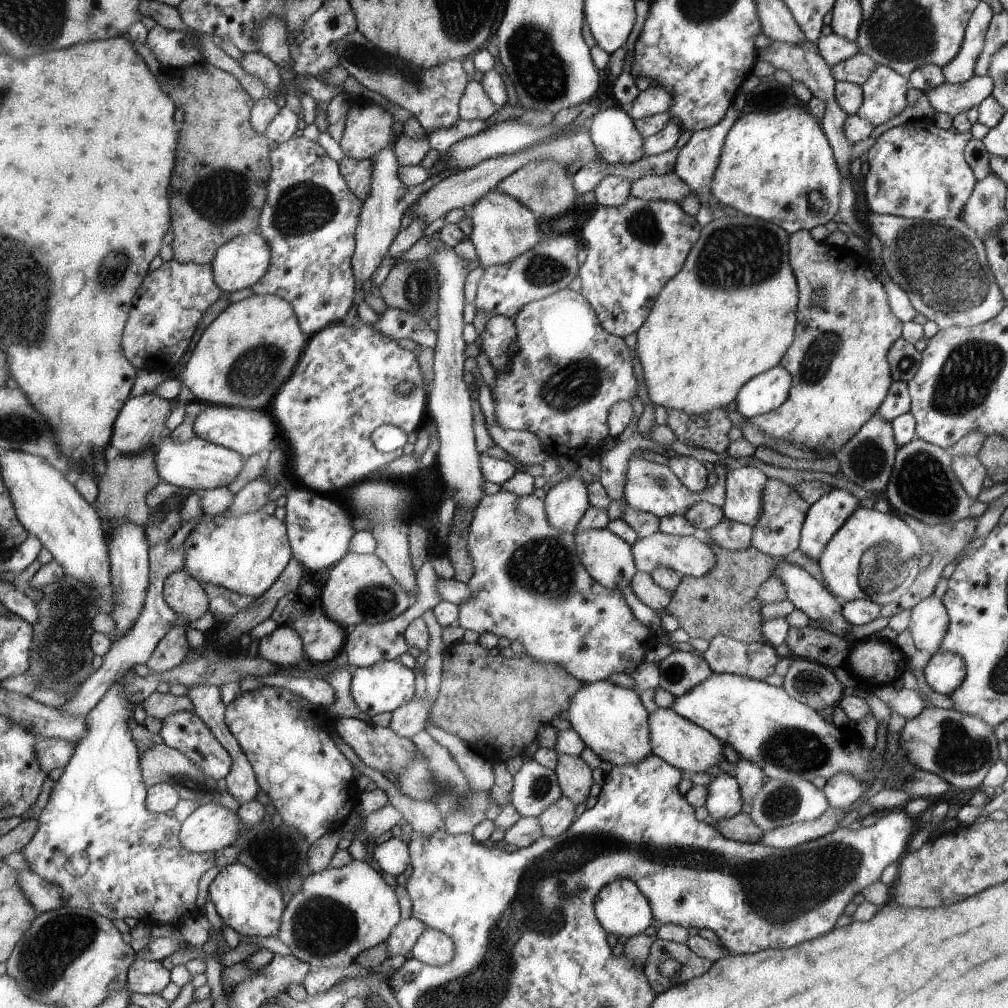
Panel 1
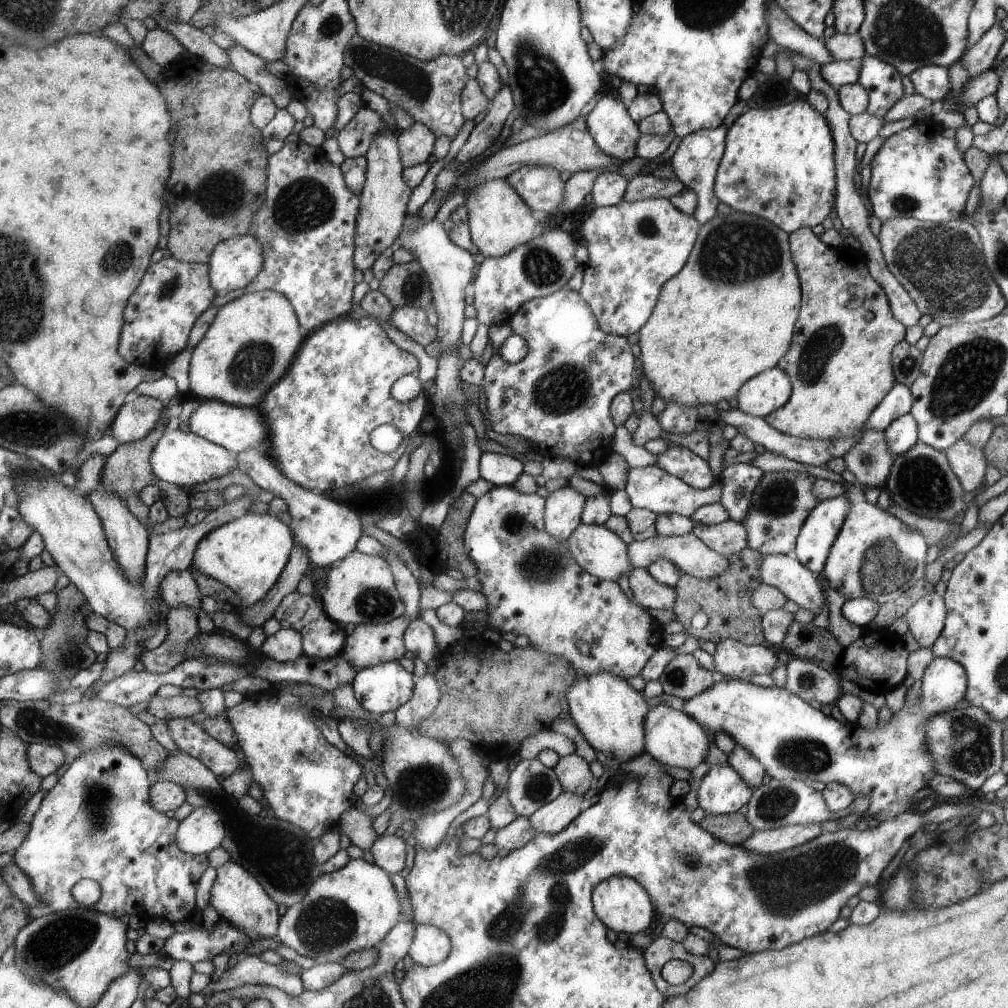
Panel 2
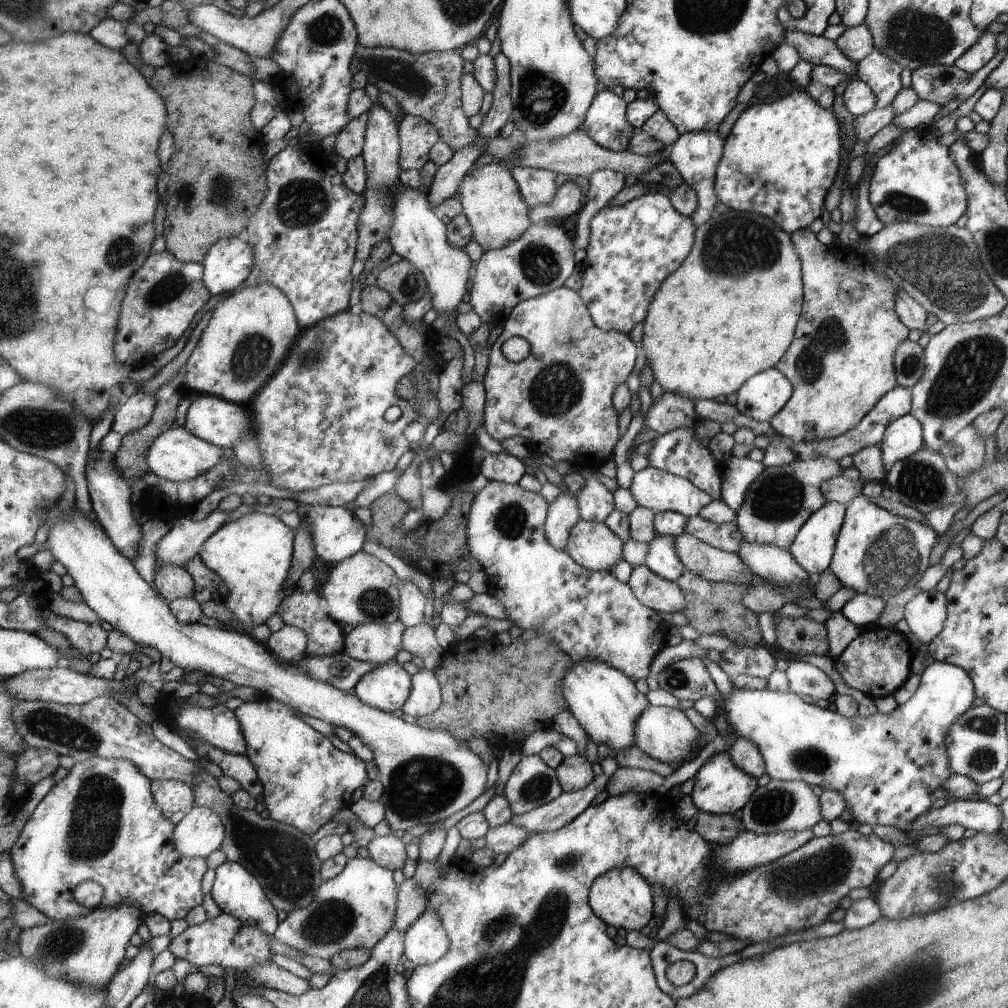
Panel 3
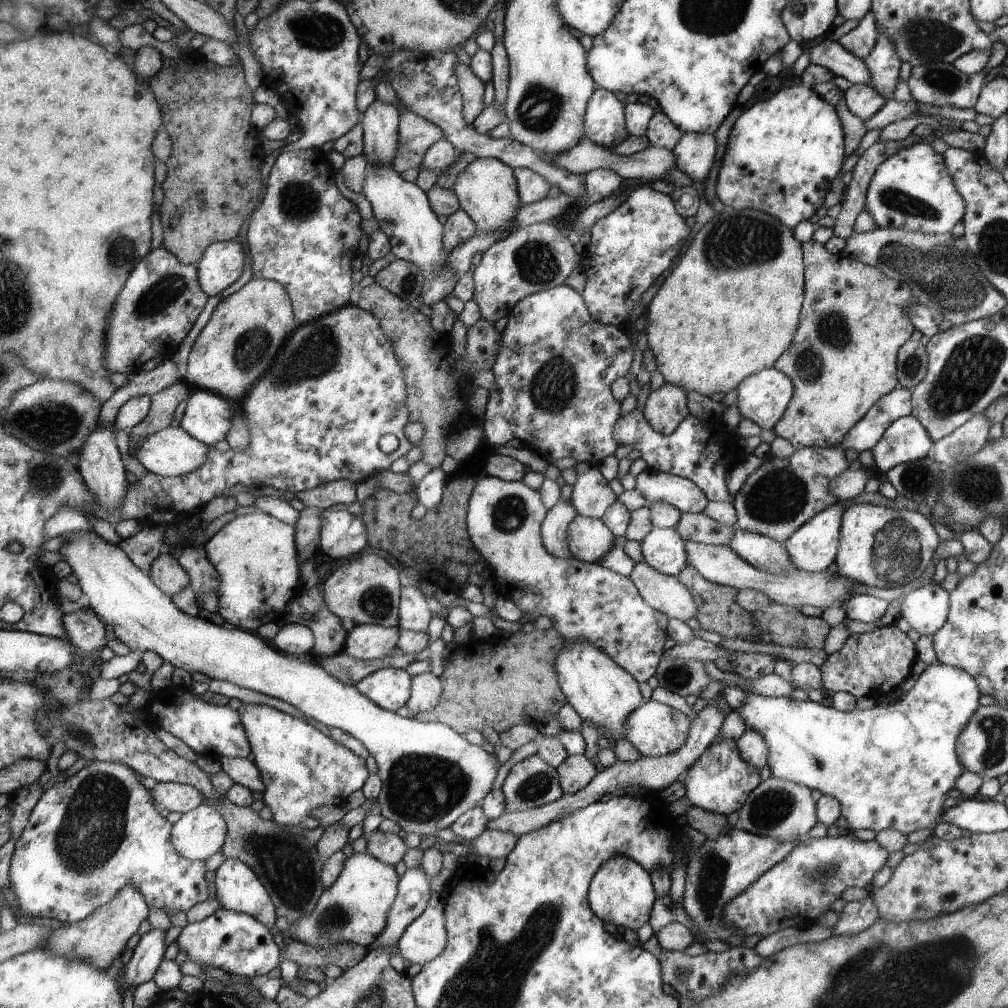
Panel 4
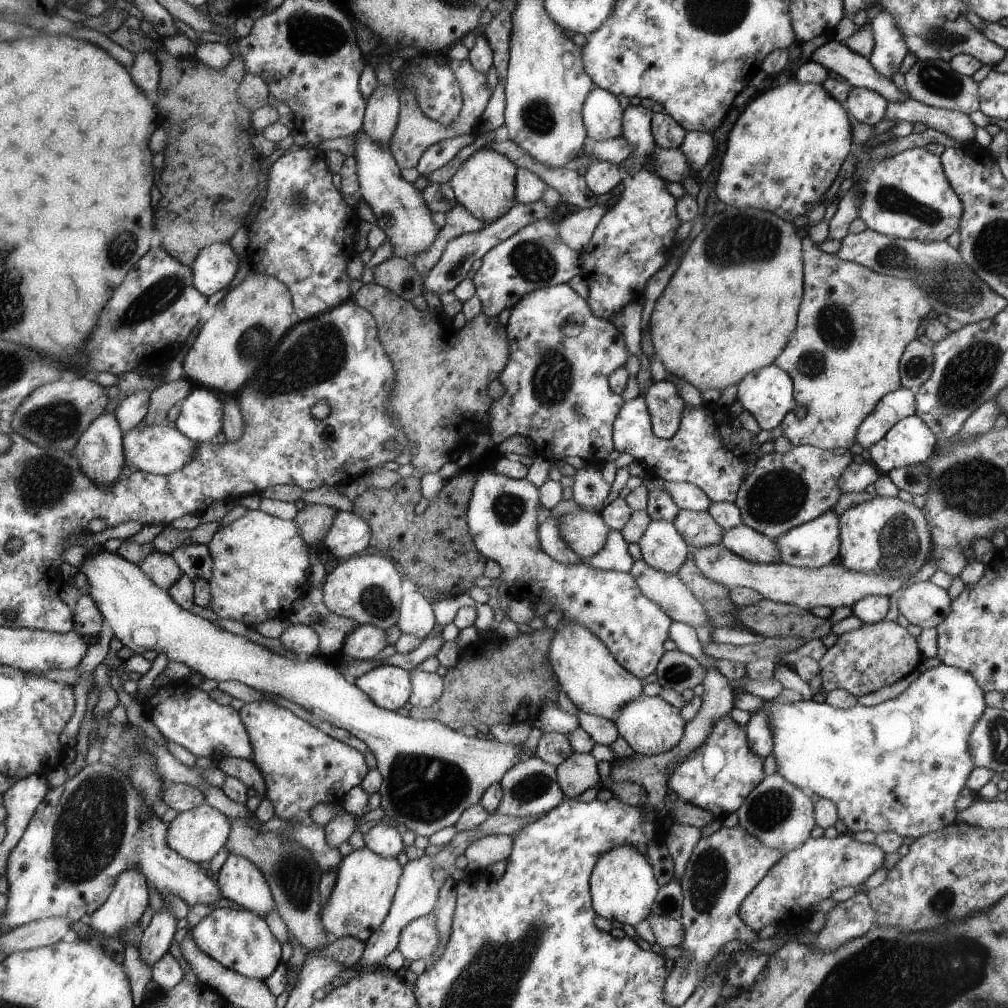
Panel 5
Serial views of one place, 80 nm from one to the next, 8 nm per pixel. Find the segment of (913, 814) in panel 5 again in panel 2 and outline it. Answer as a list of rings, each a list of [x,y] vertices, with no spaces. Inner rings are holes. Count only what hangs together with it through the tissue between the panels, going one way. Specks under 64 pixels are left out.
[[[933,657],[924,668],[920,681],[922,685],[919,700],[908,709],[899,709],[884,728],[875,727],[873,730],[866,730],[857,722],[842,724],[829,716],[828,712],[812,708],[806,701],[787,692],[783,687],[763,687],[727,676],[683,701],[681,712],[698,721],[713,734],[723,732],[730,736],[735,745],[744,748],[761,763],[771,779],[795,779],[804,783],[818,780],[825,785],[838,782],[850,788],[856,797],[867,796],[869,804],[863,815],[879,821],[903,811],[914,810],[916,804],[911,803],[911,796],[925,787],[933,775],[937,775],[933,770],[933,759],[928,753],[926,722],[937,713],[954,709],[955,703],[963,699],[966,691],[966,669],[949,657]]]

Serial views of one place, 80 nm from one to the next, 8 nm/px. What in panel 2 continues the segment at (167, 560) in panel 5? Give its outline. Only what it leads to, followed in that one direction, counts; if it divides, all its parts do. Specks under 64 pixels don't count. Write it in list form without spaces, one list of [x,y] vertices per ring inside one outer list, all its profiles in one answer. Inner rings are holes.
[[[191,569],[171,571],[161,583],[161,598],[167,609],[189,607],[200,609],[203,595],[198,580]]]

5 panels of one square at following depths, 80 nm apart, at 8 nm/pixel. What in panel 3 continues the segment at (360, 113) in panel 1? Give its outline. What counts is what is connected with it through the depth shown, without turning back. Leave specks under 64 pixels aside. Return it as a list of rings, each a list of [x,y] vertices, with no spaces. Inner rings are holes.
[[[365,111],[350,119],[342,130],[335,135],[333,152],[346,161],[361,155],[369,118],[368,111]]]

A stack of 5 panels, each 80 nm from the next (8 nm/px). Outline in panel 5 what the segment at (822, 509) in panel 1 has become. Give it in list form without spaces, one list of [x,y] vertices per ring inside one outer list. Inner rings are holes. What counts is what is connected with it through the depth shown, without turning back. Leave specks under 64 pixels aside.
[[[831,511],[823,512],[817,518],[783,532],[782,536],[771,539],[771,542],[775,544],[777,561],[781,564],[809,569],[823,567],[831,563],[840,551],[838,515]]]

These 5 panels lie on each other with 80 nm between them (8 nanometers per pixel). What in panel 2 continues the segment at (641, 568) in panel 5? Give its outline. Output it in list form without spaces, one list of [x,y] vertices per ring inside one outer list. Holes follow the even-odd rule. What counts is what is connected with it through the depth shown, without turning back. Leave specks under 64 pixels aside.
[[[633,567],[629,572],[628,585],[634,599],[643,609],[670,608],[676,597],[674,587],[659,584],[646,569],[639,567]]]

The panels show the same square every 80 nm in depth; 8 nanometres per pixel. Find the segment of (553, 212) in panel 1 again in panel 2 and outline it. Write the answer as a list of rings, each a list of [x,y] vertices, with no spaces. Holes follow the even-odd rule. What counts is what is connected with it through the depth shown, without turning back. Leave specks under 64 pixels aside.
[[[550,166],[518,168],[506,177],[506,181],[538,217],[557,213],[564,200],[565,183],[558,170]]]

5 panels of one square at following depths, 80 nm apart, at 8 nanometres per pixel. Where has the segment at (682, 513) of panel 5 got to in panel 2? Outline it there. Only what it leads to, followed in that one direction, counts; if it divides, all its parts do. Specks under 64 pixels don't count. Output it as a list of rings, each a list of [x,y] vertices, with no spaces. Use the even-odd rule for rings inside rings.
[[[725,519],[723,522],[714,525],[701,525],[694,523],[693,536],[699,537],[714,550],[722,553],[724,557],[737,554],[742,548],[747,547],[746,528],[743,523],[733,519]]]

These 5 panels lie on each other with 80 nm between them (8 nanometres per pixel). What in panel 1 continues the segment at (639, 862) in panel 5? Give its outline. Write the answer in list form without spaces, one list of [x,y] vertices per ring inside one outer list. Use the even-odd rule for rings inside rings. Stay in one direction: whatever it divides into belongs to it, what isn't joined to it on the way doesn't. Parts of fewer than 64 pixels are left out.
[[[628,878],[606,884],[595,895],[594,905],[599,924],[620,941],[642,933],[653,922],[649,901]]]

